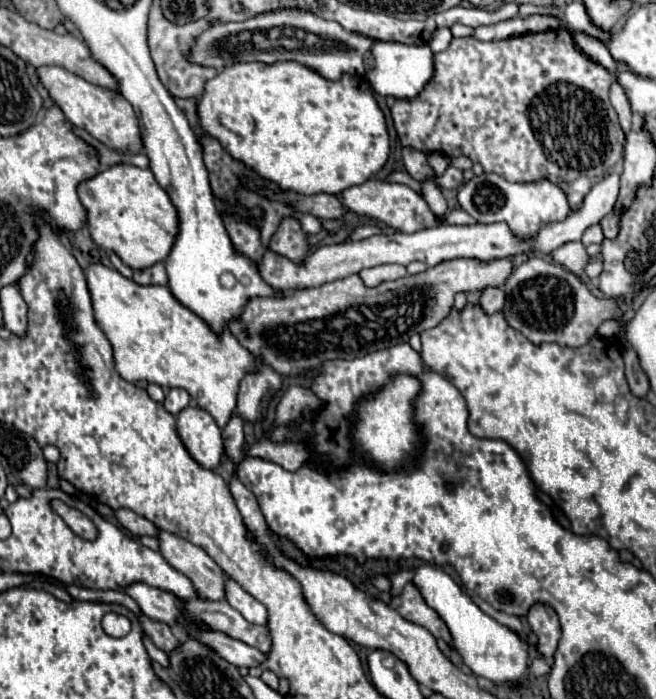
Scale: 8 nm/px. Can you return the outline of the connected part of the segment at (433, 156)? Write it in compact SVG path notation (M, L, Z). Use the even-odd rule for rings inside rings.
M430 153L430 155L428 155L428 163L430 163L430 167L432 167L438 175L442 175L442 173L446 171L446 167L450 165L450 157L446 157L444 153Z

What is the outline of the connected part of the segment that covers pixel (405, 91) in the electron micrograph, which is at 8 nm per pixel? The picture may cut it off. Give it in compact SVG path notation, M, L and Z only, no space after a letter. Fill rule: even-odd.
M376 41L370 49L376 65L366 71L366 79L372 89L384 97L392 95L396 99L416 97L422 91L422 85L430 81L430 73L434 73L432 51L428 45L402 45L394 41Z

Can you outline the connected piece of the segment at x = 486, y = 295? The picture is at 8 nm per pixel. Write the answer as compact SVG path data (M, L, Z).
M488 287L488 289L484 289L478 303L486 309L486 313L496 313L502 309L504 301L506 301L506 295L500 287Z

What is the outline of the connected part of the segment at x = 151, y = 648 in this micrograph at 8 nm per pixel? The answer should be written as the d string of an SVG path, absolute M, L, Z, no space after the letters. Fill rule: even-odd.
M144 637L144 647L146 647L146 651L148 651L148 655L150 655L150 659L152 659L152 661L160 663L164 669L170 665L168 655L166 655L162 649L158 649L158 647L152 643L152 639L150 639L150 637Z

